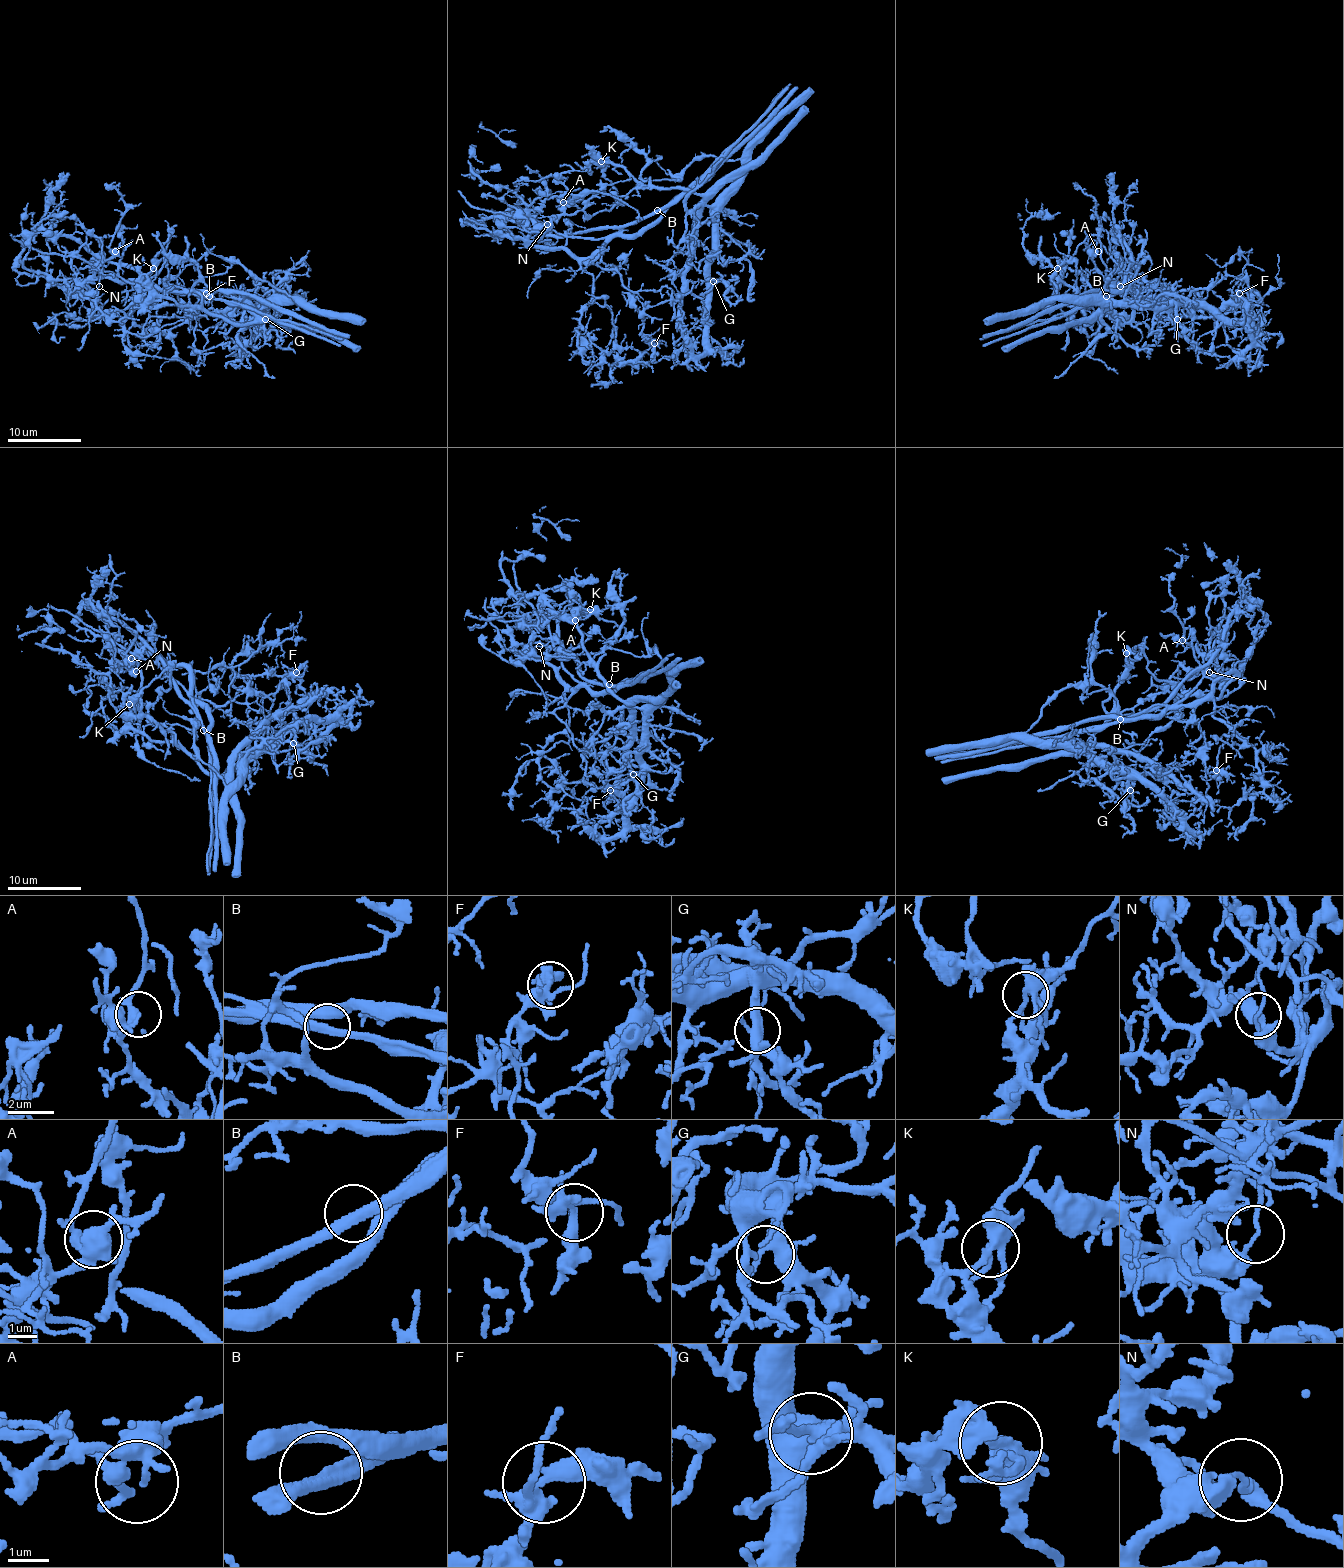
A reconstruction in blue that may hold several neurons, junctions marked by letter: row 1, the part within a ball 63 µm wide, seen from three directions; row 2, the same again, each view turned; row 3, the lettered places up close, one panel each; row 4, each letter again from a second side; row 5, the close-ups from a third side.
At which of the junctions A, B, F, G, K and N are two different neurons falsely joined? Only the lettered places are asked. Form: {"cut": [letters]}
{"cut": ["B", "K", "N"]}

